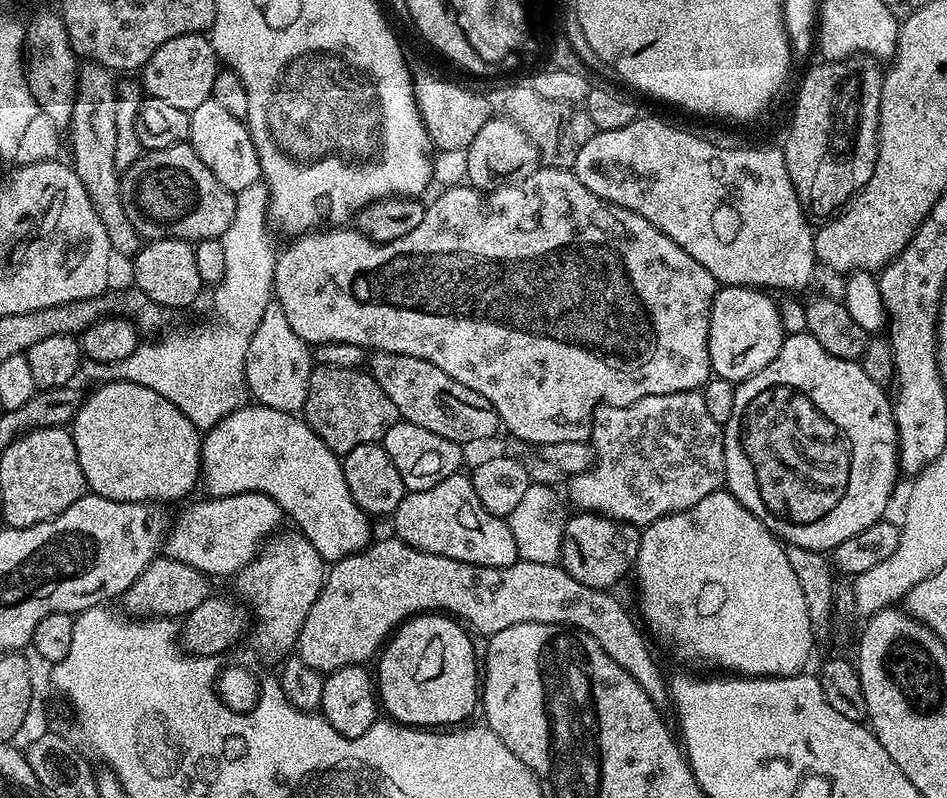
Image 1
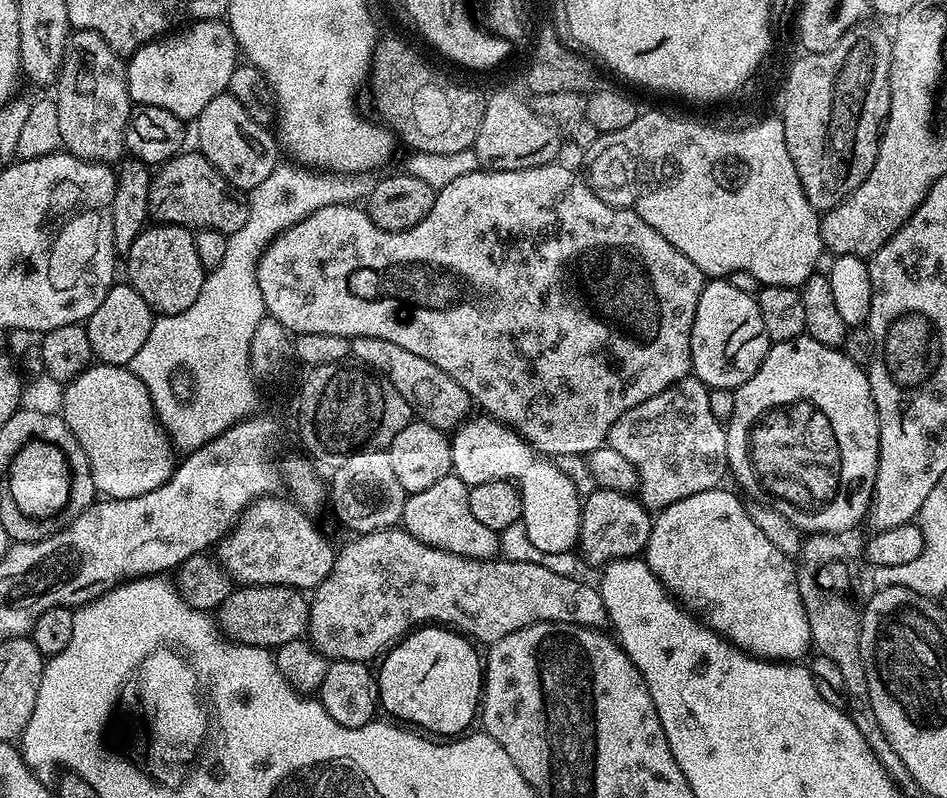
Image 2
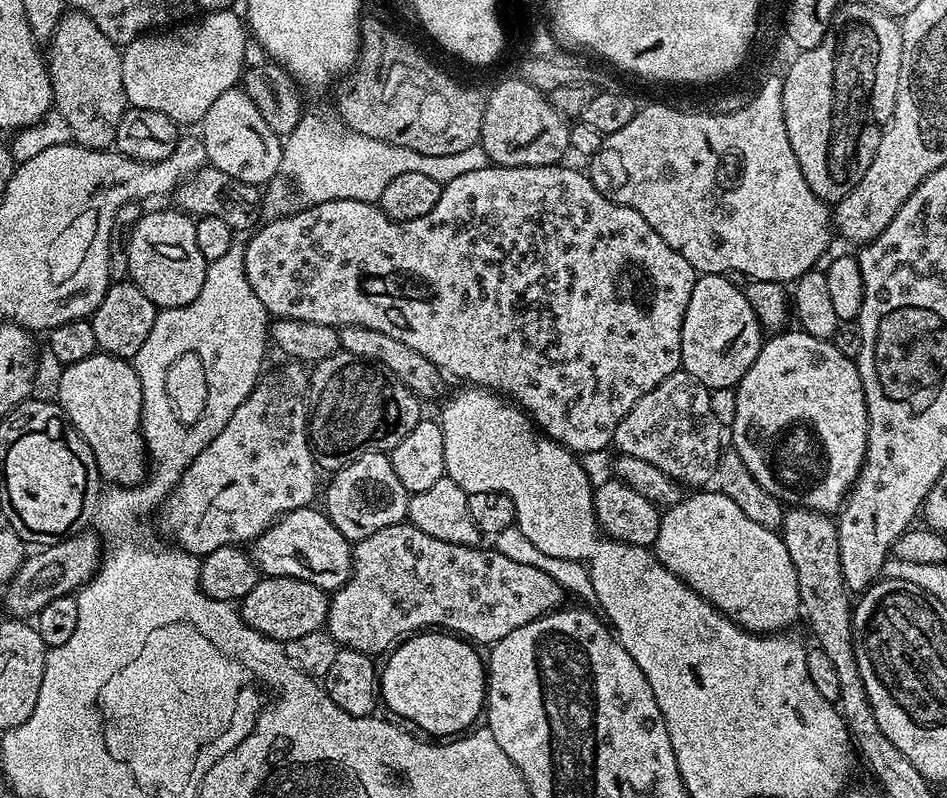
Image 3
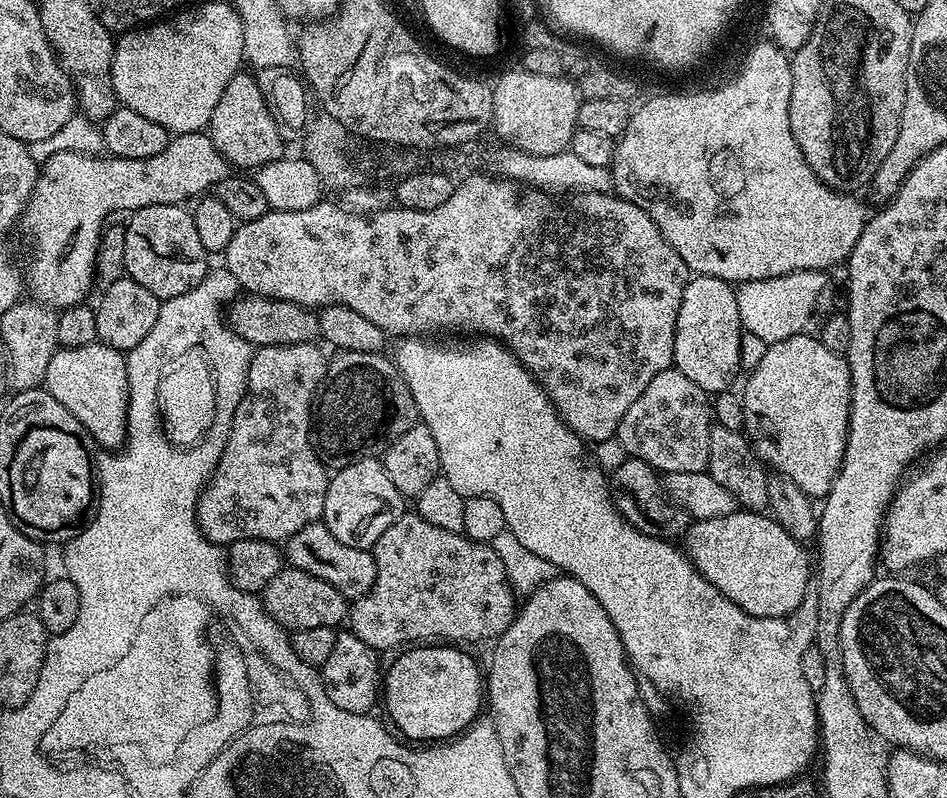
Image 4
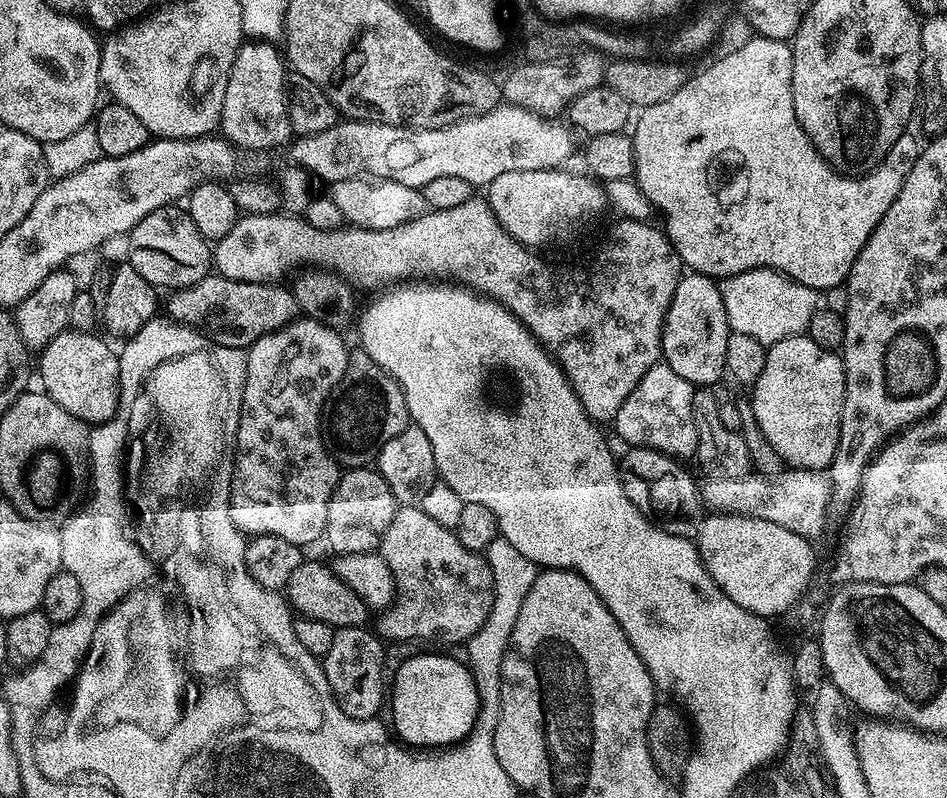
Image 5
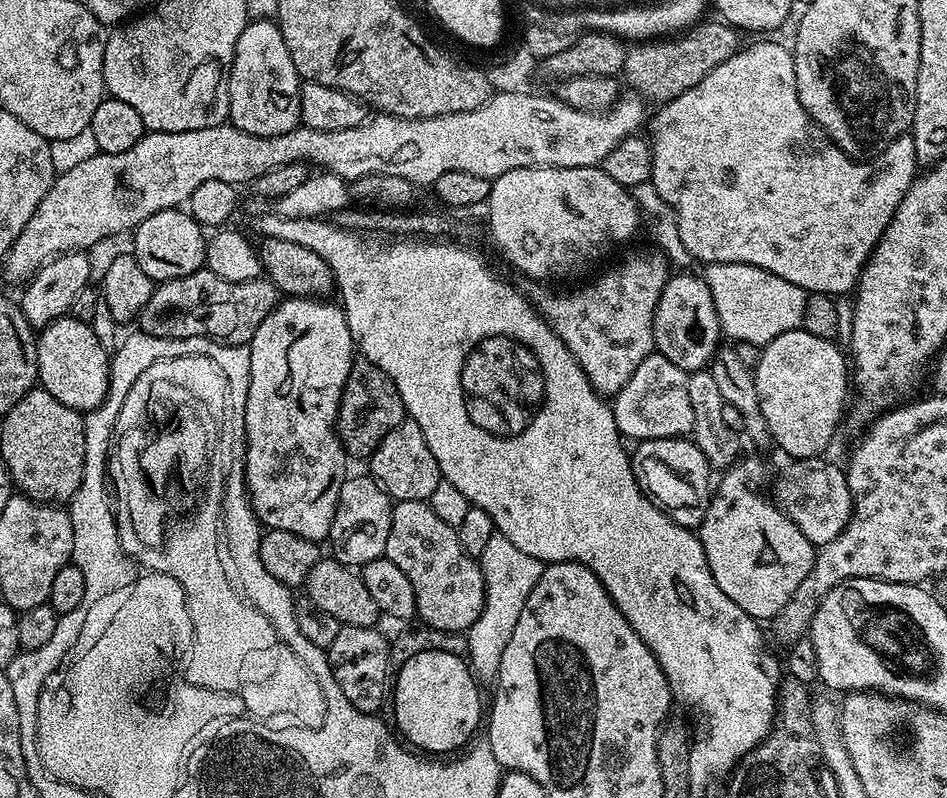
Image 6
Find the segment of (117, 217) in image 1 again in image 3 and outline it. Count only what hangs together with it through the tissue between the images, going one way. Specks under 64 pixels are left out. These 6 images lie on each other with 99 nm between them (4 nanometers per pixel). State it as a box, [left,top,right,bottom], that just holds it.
[46,11,129,150]

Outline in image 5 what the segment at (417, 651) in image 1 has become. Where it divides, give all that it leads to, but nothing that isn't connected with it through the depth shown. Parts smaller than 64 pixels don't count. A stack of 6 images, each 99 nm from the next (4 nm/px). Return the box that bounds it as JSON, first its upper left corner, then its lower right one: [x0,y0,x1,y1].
[390,652,480,750]

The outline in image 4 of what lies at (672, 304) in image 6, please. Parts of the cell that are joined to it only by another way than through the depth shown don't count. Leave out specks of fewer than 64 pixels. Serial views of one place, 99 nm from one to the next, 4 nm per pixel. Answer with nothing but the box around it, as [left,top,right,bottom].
[673,275,742,394]

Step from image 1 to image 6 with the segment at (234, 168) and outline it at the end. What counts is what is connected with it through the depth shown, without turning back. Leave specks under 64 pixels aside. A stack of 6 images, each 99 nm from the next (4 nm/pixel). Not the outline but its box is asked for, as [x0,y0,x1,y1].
[228,18,302,136]

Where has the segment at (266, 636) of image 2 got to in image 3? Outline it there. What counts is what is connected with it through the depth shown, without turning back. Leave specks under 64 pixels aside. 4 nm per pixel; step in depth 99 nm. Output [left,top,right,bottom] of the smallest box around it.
[242,576,330,641]

